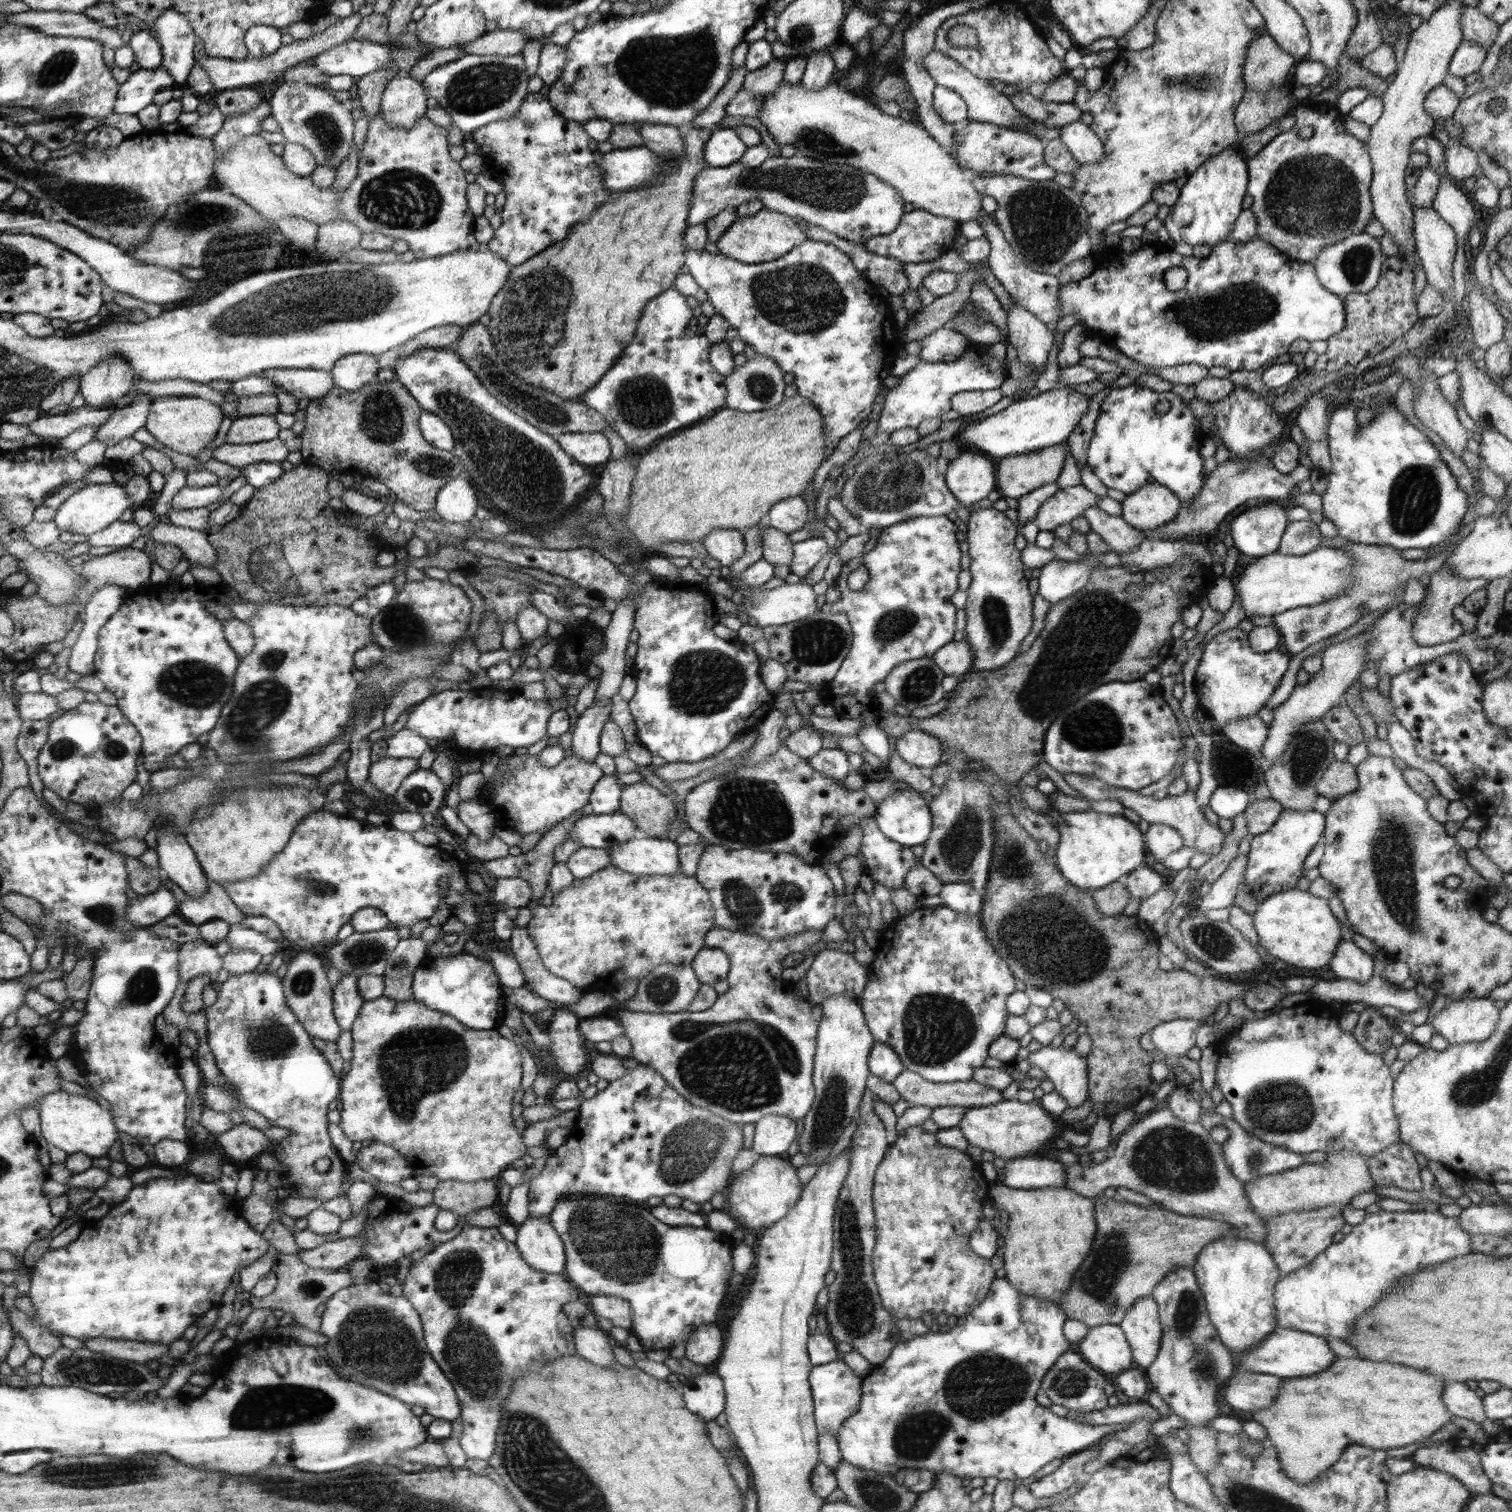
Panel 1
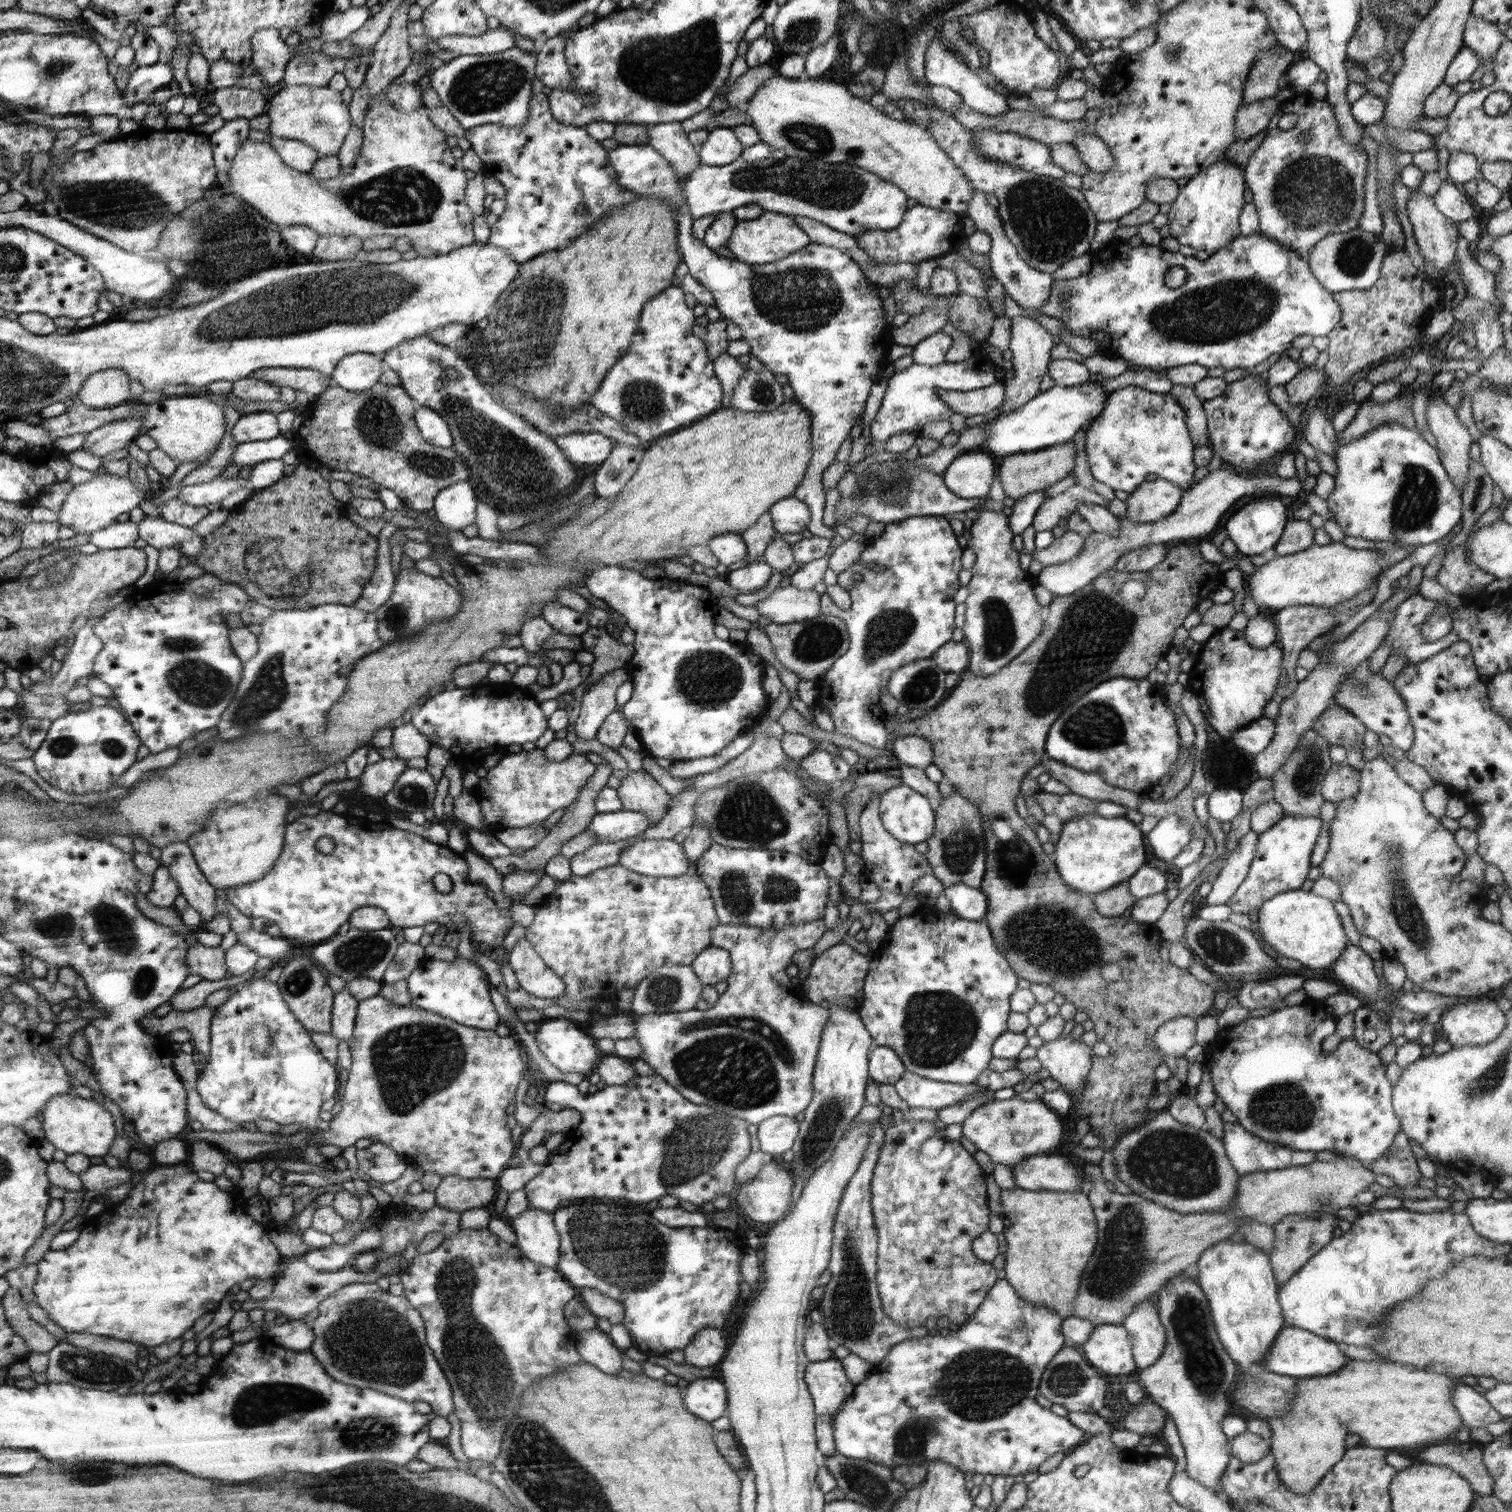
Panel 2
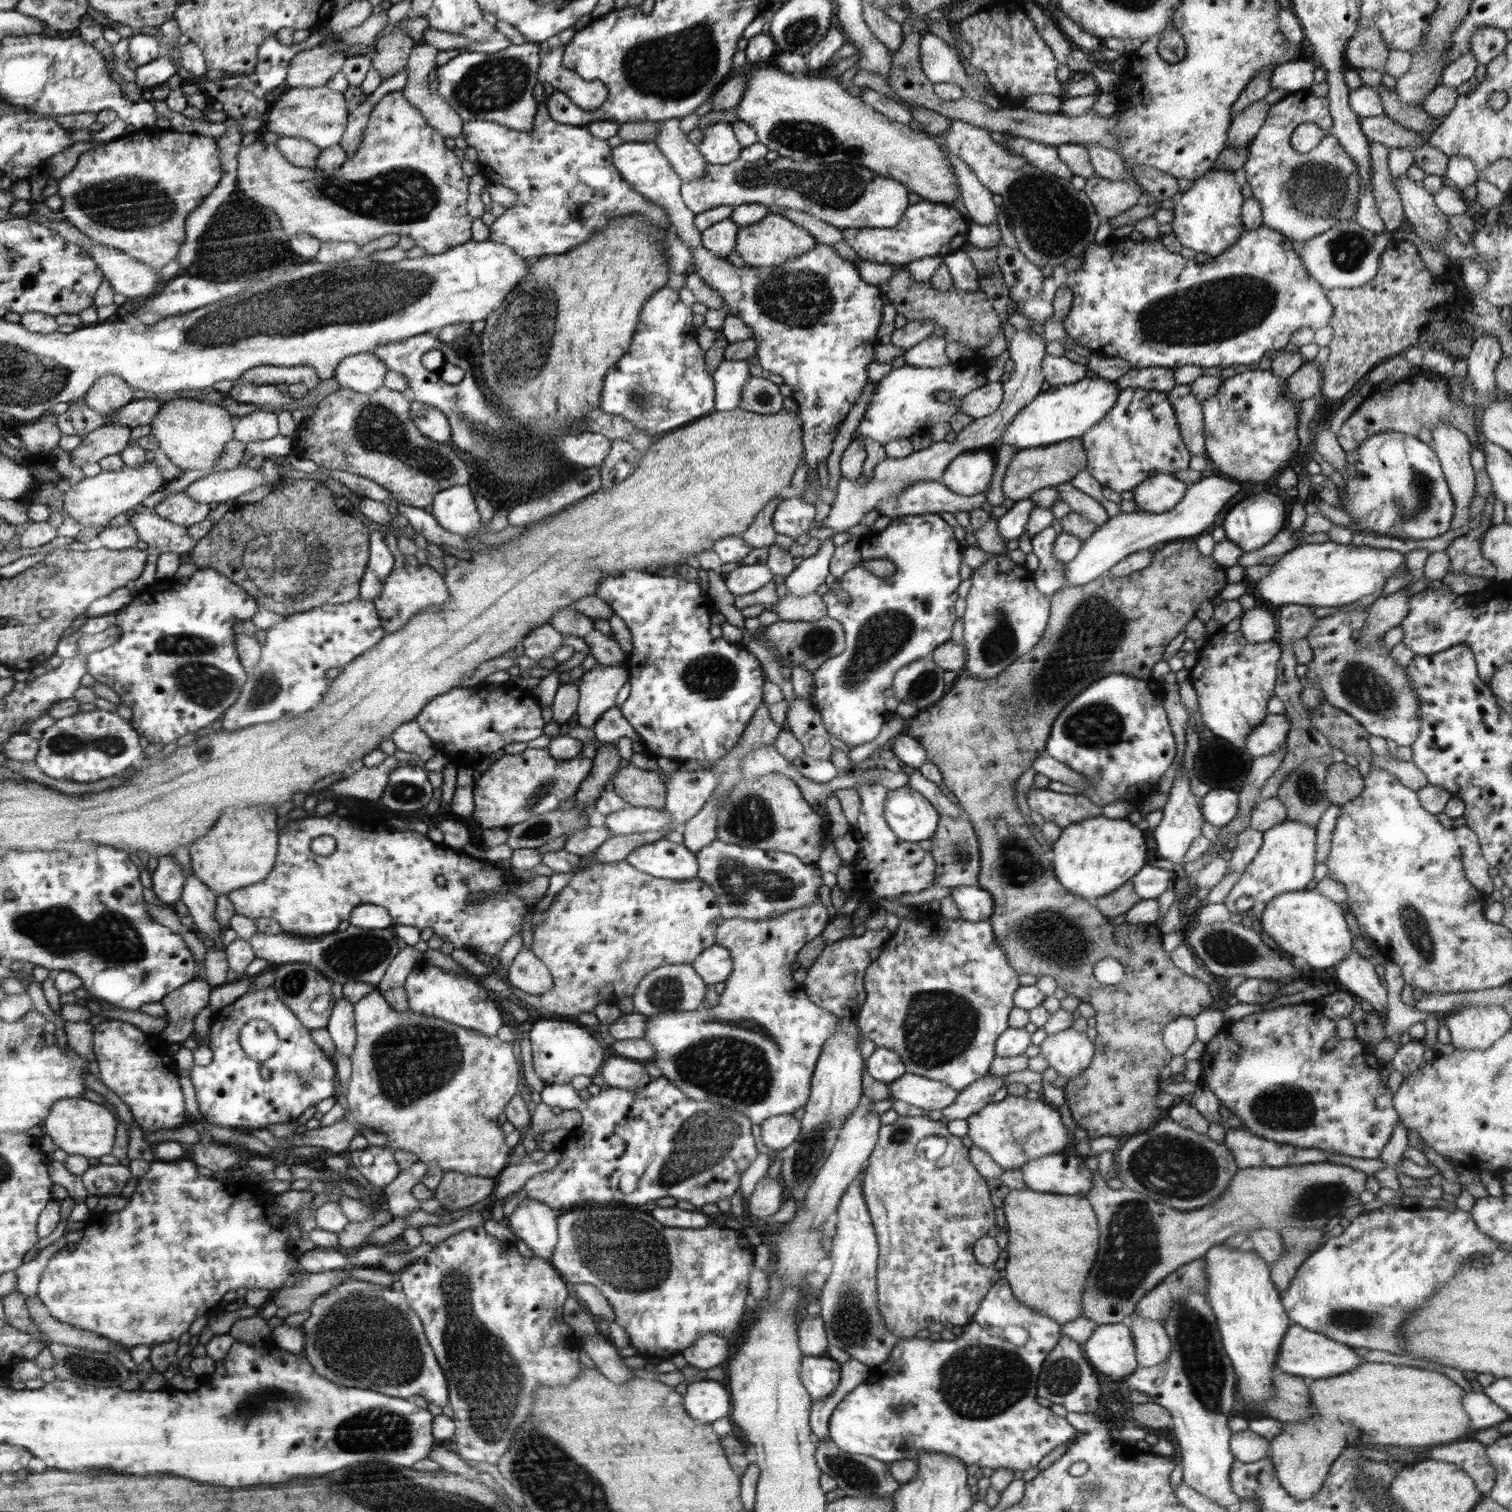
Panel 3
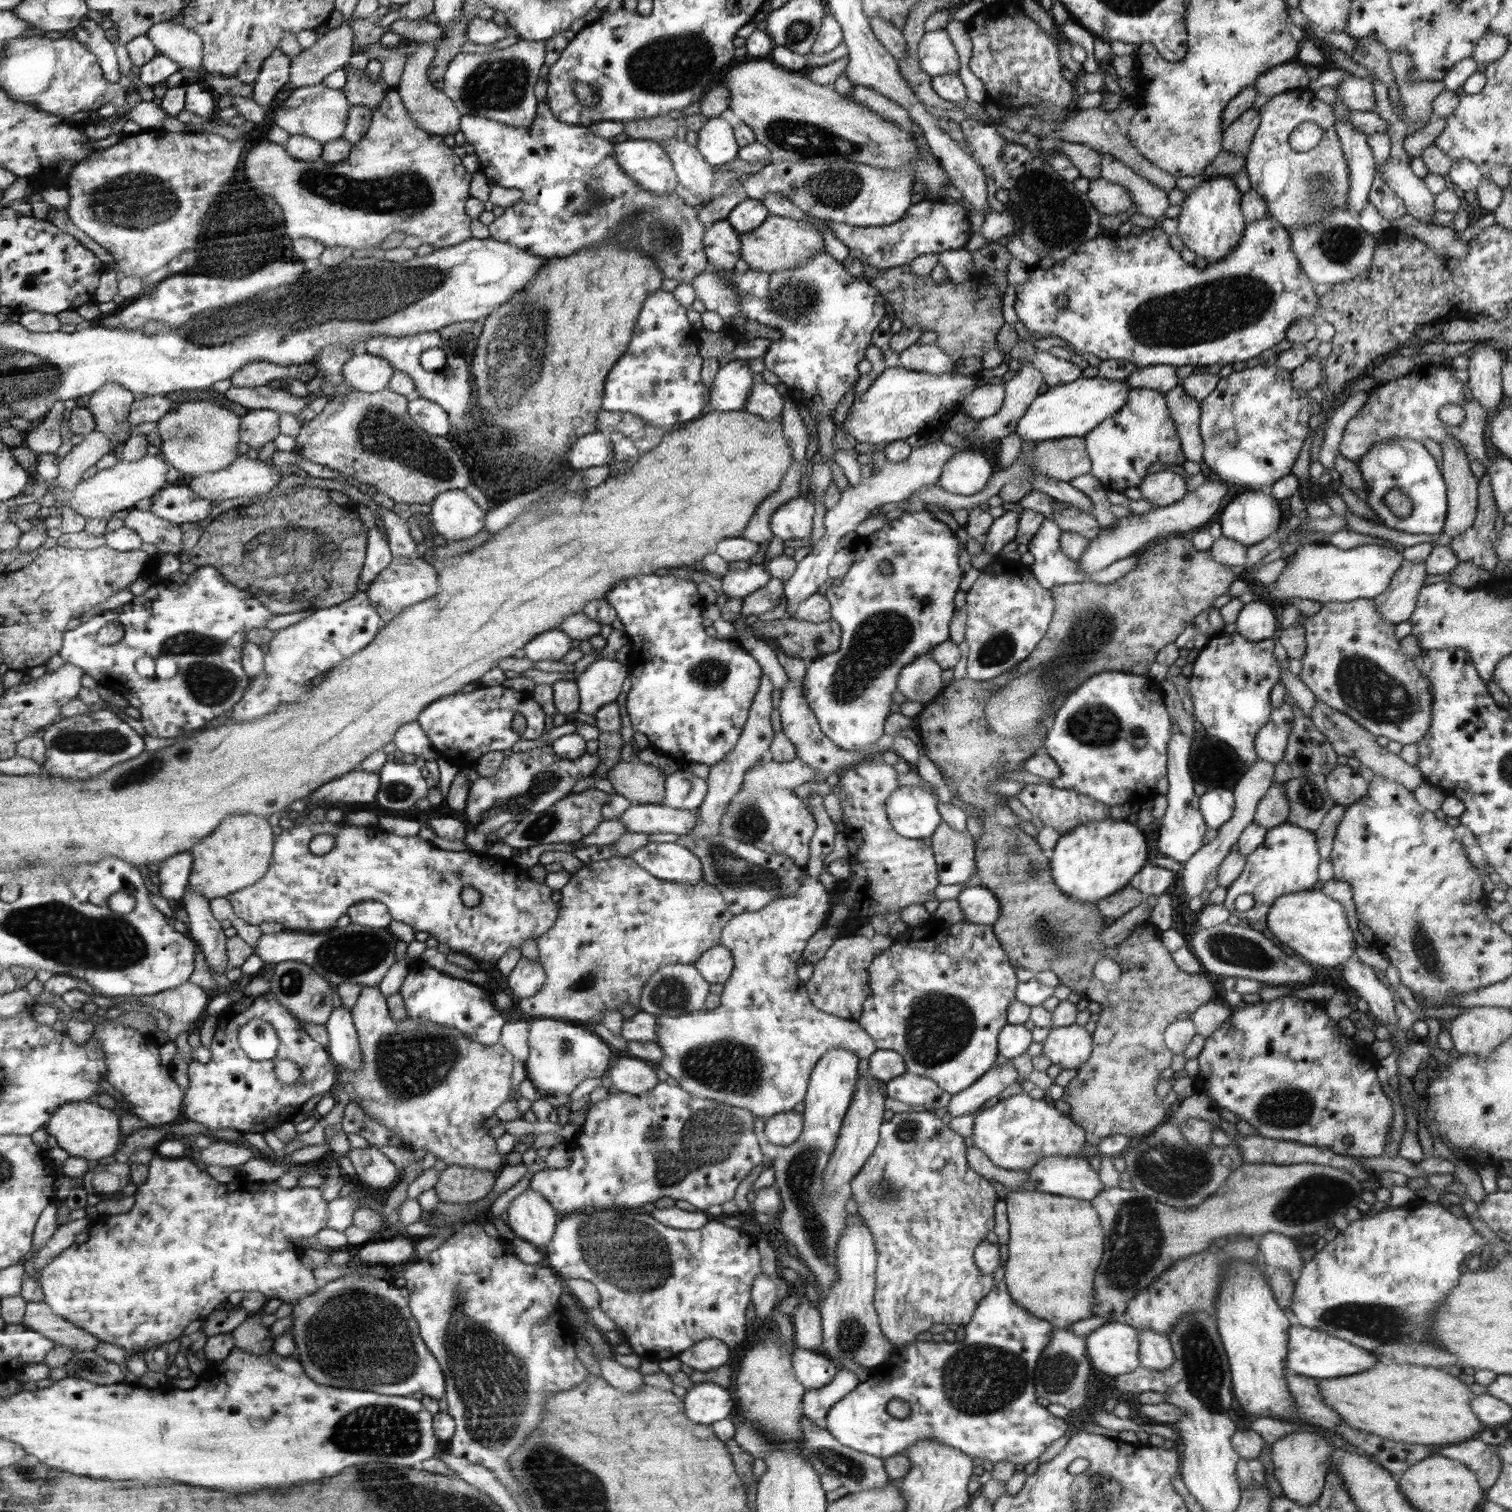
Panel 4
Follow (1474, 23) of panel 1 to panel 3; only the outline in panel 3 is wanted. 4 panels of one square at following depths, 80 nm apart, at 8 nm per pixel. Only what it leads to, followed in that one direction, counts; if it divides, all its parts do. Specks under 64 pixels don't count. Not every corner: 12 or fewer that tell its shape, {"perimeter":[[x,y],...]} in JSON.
{"perimeter":[[1484,26],[1472,35],[1469,52],[1486,65],[1504,51],[1504,31]]}

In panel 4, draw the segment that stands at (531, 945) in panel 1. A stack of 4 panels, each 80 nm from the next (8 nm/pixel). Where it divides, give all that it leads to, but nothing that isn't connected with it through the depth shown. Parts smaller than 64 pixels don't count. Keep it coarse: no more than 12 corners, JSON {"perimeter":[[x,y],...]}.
{"perimeter":[[521,957],[507,980],[512,998],[544,988],[539,961]]}

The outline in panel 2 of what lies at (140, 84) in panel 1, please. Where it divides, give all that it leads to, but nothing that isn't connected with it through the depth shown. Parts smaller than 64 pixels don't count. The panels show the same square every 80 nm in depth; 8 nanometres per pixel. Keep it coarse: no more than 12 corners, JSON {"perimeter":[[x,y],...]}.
{"perimeter":[[168,63],[139,66],[124,90],[126,106],[147,106],[175,79]]}

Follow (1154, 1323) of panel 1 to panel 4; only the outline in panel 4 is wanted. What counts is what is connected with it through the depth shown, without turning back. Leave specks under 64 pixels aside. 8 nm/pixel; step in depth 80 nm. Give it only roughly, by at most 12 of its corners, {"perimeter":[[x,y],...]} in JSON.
{"perimeter":[[1149,1328],[1139,1332],[1143,1371],[1175,1362],[1171,1340]]}

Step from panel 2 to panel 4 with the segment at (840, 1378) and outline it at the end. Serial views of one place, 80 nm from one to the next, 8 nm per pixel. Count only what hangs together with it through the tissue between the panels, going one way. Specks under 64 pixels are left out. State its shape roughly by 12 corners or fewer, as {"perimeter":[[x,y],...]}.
{"perimeter":[[795,1346],[792,1368],[807,1389],[831,1383],[839,1367],[822,1352]]}

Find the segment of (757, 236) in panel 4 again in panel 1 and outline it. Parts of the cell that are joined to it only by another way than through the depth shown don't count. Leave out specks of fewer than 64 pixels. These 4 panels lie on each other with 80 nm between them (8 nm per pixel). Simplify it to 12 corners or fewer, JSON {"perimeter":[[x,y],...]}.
{"perimeter":[[765,207],[717,240],[720,254],[768,263],[807,239],[795,218]]}

